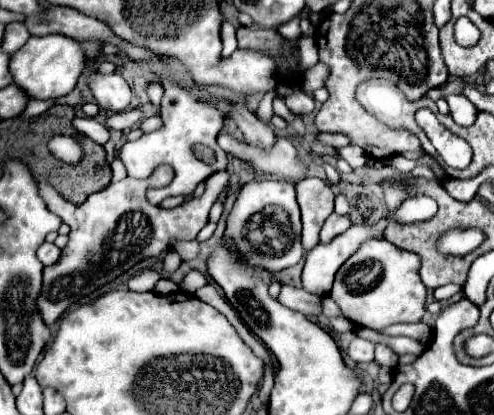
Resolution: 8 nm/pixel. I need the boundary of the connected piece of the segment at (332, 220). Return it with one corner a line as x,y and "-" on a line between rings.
333,212
333,214
325,220
325,224
323,224
323,228
321,228
321,242
333,240
333,238
339,236
341,232
345,232
349,226
351,226
351,220
349,220
347,214
341,216
341,214
335,214
335,212

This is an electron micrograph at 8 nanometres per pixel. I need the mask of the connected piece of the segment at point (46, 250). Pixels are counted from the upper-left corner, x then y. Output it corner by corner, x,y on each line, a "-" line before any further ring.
49,242
41,244
41,246
39,246
39,250
37,250
37,258
39,258
45,266
55,264
55,262
57,262
57,258
59,258
59,254
61,254
61,250
59,250
55,244
49,244

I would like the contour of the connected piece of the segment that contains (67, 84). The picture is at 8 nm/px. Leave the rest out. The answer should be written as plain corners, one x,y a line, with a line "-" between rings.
51,34
51,36
31,36
23,48
19,48
15,54
9,58
9,72
13,76
13,84
19,86
29,100
55,100
67,96
81,72
83,72
83,50
79,42
61,36
61,34

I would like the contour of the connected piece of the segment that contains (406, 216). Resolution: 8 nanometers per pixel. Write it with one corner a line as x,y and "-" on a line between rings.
415,196
407,198
407,202
401,204
401,208
395,210
395,220
399,222
417,222
417,220
427,220
437,212
435,200
429,200
427,196

